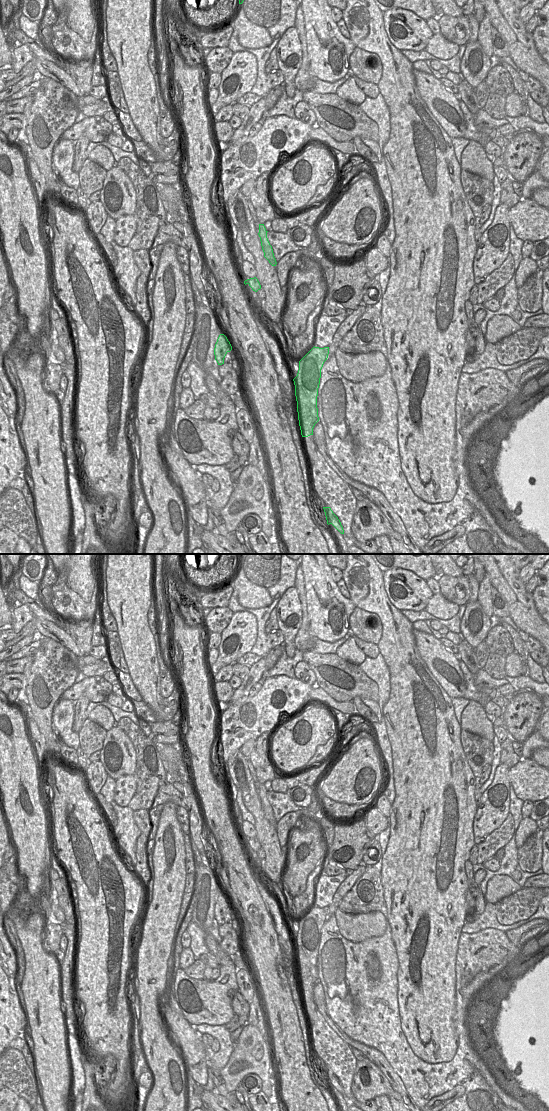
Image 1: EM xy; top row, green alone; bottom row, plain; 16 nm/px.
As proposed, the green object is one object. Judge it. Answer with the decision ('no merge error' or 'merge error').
merge error

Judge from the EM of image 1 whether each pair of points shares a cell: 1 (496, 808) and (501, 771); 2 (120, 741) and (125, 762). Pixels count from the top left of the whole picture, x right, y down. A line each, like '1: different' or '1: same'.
1: same
2: same

